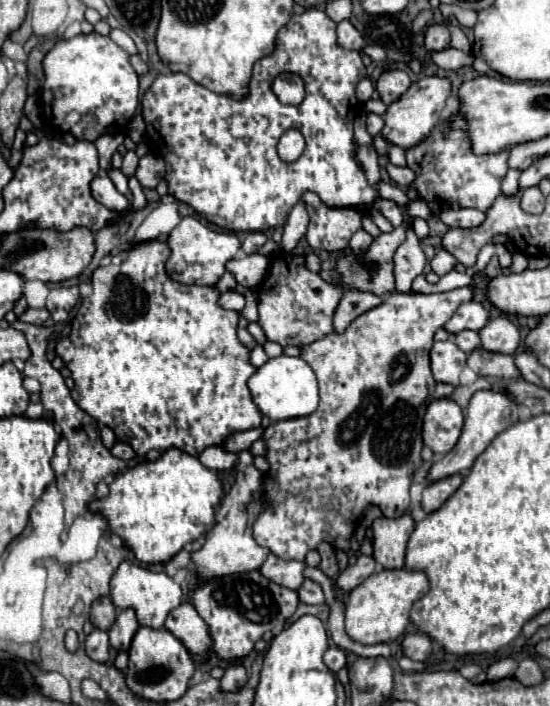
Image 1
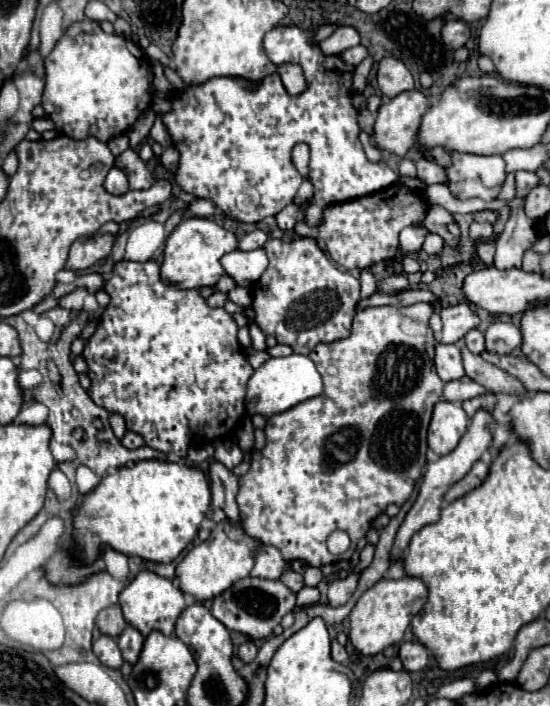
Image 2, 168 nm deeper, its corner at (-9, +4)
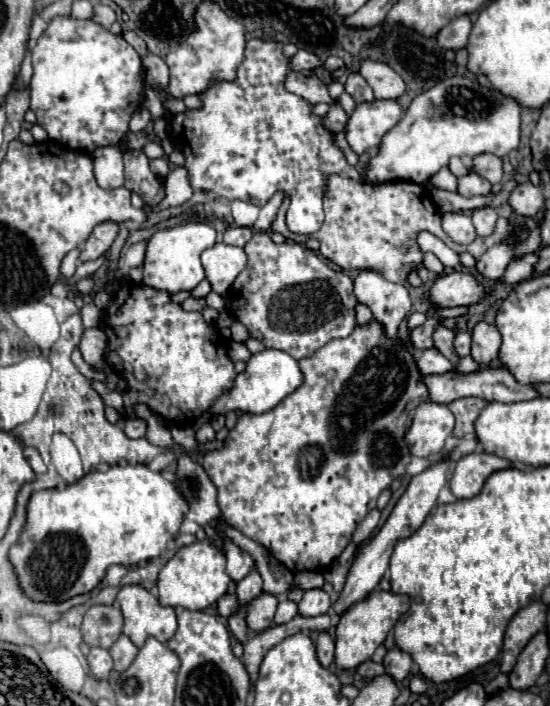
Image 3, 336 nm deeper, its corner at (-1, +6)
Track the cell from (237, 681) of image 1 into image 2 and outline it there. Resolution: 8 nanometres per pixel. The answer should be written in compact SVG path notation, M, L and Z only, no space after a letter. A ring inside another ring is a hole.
M244 641L238 647L238 657L242 659L242 663L250 663L256 657L256 651L258 651L258 647L254 645L254 641Z

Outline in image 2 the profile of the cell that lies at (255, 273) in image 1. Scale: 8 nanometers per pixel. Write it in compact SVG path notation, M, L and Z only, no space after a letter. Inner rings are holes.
M236 249L236 251L230 251L228 255L224 255L220 259L220 263L222 263L226 275L230 275L238 287L250 287L266 271L268 257L264 255L262 249L256 249L256 251Z

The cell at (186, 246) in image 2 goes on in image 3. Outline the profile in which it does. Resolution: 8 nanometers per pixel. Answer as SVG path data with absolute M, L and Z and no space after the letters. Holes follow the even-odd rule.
M184 223L172 229L156 231L148 241L146 257L144 257L144 283L162 289L168 293L192 291L204 279L204 267L200 261L200 253L210 249L216 243L216 231L208 223Z

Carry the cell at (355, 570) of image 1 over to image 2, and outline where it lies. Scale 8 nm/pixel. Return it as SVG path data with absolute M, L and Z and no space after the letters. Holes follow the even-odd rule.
M348 575L346 579L336 579L330 583L330 589L328 589L328 605L330 607L340 607L344 605L354 589L356 589L356 583L358 583L358 575Z

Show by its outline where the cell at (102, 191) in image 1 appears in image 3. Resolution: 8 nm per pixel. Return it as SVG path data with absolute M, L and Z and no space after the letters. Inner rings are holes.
M108 145L100 147L92 153L94 157L94 175L102 189L116 189L124 183L124 167L122 167L122 147Z

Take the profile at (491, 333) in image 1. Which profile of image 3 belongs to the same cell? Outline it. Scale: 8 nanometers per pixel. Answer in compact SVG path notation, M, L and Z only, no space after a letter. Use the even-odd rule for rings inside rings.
M478 321L472 331L472 357L480 365L488 365L500 351L502 337L494 323Z

